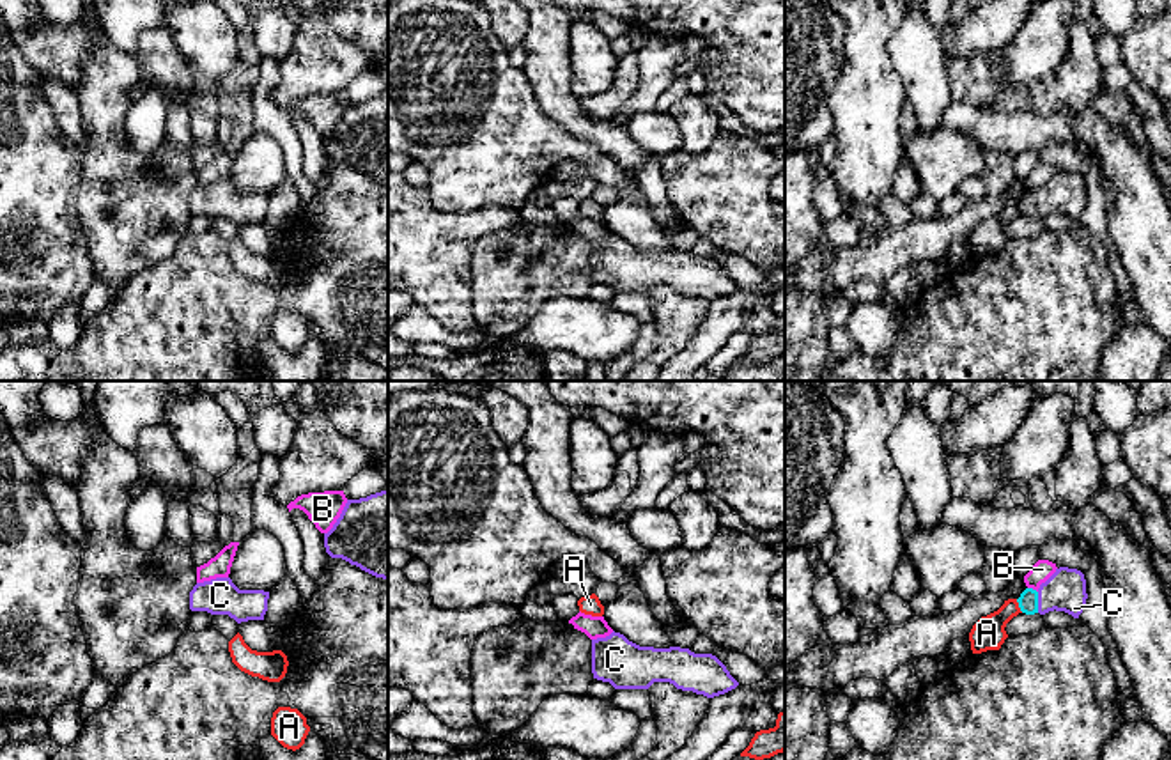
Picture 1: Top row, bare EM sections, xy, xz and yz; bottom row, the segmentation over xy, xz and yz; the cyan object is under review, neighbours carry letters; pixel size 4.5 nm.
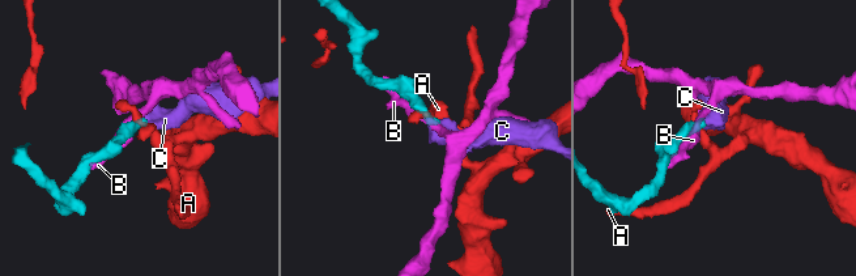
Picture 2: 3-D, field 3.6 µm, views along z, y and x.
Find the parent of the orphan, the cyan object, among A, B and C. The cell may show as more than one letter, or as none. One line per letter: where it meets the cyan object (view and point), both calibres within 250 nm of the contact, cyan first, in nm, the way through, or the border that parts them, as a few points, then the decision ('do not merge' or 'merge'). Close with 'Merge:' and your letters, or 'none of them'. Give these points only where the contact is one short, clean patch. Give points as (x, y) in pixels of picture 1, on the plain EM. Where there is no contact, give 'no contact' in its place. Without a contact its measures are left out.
A: meets cyan in yz at (1019, 209); 90 nm thick on the cyan side, 150 nm on the other; border along yz (1015, 202), (1023, 215); do not merge
B: meets cyan in yz at (1031, 192); 90 nm thick on the cyan side, 90 nm on the other; do not merge
C: meets cyan in yz at (1037, 206); 90 nm thick on the cyan side, 190 nm on the other; runs through yz (1028, 204), (1037, 206), (1065, 193); merge
Merge: C

